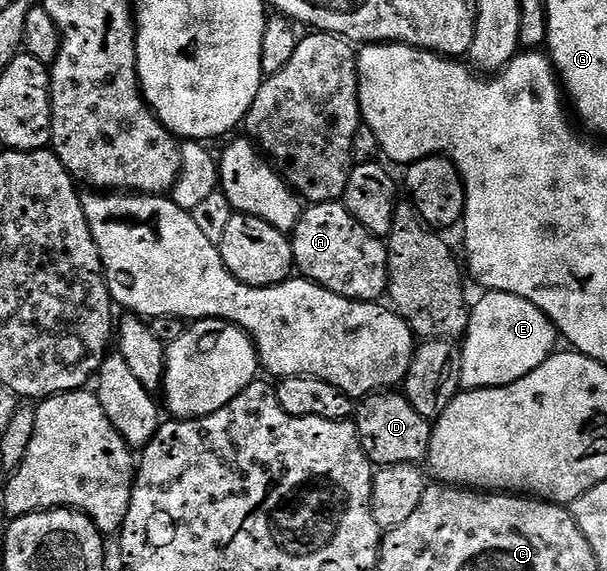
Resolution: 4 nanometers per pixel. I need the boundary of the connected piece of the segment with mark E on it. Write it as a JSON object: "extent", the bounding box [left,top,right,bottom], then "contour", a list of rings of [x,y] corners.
{"extent":[459,291,557,391],"contour":[[[487,291],[479,300],[474,300],[470,308],[471,316],[467,333],[461,340],[461,373],[459,374],[459,386],[464,391],[480,391],[486,387],[504,387],[537,369],[550,355],[557,350],[557,332],[555,325],[537,305],[517,297],[513,293],[504,291]]]}

